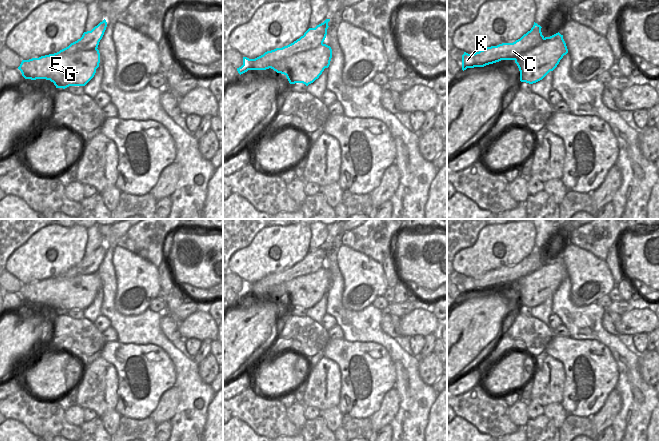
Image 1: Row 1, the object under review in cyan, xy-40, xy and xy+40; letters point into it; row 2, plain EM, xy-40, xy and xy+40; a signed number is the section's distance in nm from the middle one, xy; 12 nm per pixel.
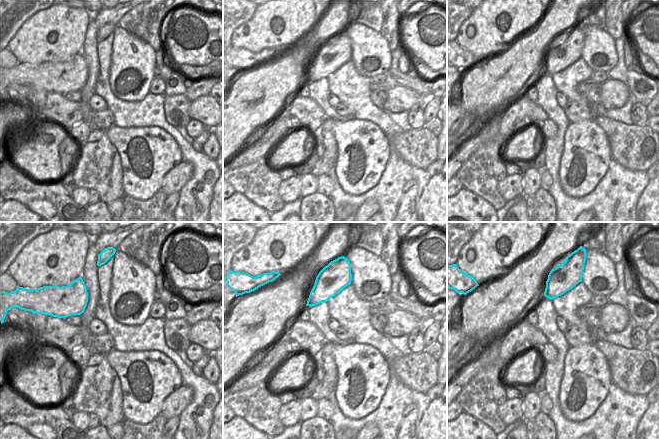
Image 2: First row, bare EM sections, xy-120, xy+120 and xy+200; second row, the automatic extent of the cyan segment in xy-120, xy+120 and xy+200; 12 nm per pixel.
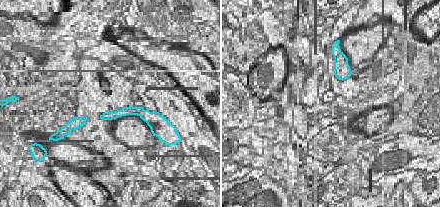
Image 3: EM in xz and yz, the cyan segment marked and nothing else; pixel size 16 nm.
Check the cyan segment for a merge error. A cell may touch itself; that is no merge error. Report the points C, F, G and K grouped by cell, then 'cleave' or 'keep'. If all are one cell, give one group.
C K / F G | cleave

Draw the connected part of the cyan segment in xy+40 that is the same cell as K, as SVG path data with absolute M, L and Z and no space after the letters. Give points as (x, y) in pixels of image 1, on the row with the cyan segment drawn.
M534 22L531 30L513 43L502 43L487 47L474 54L464 52L462 55L462 70L484 67L501 60L515 60L518 55L541 45L544 39L541 28L540 25Z

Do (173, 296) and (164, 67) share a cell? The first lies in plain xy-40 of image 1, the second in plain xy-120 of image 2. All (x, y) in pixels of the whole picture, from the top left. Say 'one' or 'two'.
two

